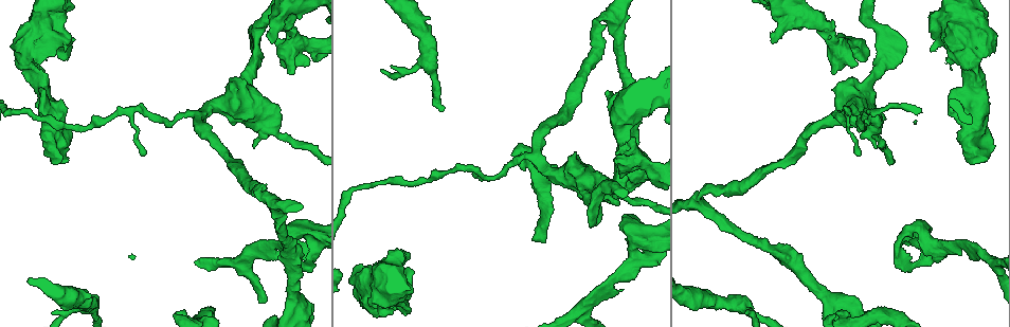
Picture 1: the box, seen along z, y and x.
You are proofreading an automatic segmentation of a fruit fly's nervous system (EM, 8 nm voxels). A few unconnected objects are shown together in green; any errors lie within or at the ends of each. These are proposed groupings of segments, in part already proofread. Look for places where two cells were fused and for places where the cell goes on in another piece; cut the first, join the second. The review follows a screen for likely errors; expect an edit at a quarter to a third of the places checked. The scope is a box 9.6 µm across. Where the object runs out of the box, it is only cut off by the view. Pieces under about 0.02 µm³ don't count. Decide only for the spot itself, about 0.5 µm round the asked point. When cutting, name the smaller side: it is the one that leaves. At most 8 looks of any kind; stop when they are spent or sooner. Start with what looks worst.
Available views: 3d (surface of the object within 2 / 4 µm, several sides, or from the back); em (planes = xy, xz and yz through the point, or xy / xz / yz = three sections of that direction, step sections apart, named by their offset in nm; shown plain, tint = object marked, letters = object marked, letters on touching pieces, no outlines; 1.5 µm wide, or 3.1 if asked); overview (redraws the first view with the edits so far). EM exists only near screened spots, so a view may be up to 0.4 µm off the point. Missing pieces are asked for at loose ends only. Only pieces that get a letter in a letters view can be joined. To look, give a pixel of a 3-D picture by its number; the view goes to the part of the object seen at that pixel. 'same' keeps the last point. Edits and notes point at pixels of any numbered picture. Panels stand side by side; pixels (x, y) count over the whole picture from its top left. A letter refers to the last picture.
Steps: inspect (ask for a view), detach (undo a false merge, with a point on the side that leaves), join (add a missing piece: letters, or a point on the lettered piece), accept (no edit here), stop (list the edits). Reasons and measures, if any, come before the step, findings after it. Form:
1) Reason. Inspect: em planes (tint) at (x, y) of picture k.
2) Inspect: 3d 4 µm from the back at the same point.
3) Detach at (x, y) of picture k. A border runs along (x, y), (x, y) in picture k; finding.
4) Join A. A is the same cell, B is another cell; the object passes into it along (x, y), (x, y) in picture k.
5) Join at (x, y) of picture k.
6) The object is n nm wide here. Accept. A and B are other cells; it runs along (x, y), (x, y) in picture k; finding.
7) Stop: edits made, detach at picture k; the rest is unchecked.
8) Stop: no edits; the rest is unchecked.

Inspect: 3d 2 µm at (65, 52) of picture 1.

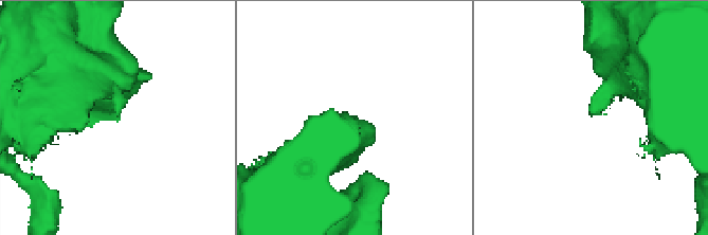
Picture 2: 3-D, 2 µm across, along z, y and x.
Inspect: em xy step 8 (tint) at (116, 115) of picture 2.

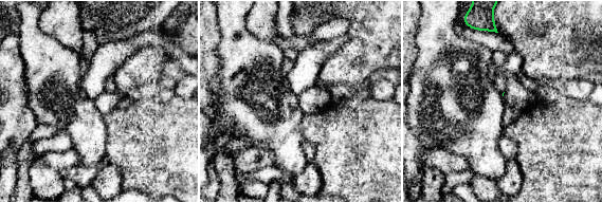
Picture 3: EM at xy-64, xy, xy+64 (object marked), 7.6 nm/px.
Inspect: em planes (letters) at the same point.

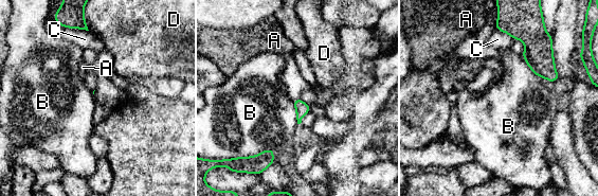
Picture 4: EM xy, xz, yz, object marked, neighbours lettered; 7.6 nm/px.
Accept. A, B, C and D are other cells; a border runs along (521, 55), (527, 66), (540, 77) in picture 4; none of them fits.

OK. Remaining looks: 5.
Stops while still wide. Inspect: 3d 2 µm at (376, 315) of picture 1.

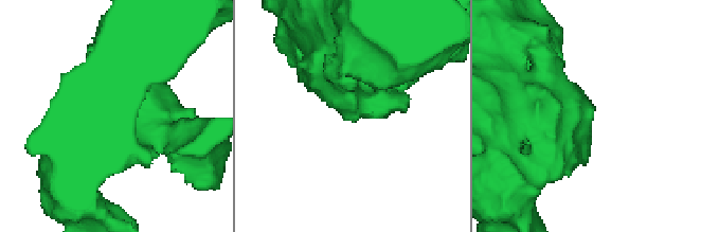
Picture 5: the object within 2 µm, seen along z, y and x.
Inspect: em xz step 8 (tint) at (586, 95) of picture 5.

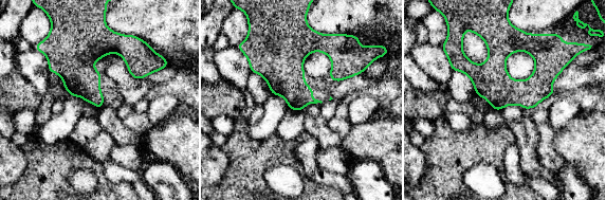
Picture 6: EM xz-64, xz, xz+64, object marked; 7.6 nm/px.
Inspect: em planes (letters) at the same point.

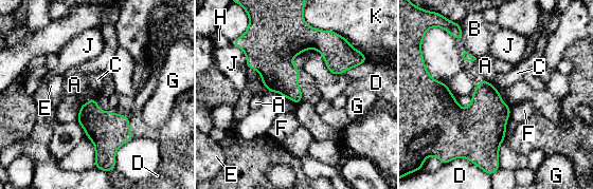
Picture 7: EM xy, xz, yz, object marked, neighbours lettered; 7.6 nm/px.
Accept. A, B, C, D, E, F, G, H, J and K are other cells; a border runs along (492, 83), (498, 91) in picture 7; no lettered piece goes on from it.

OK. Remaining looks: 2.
Stop: no edits; the rest is unchecked.

